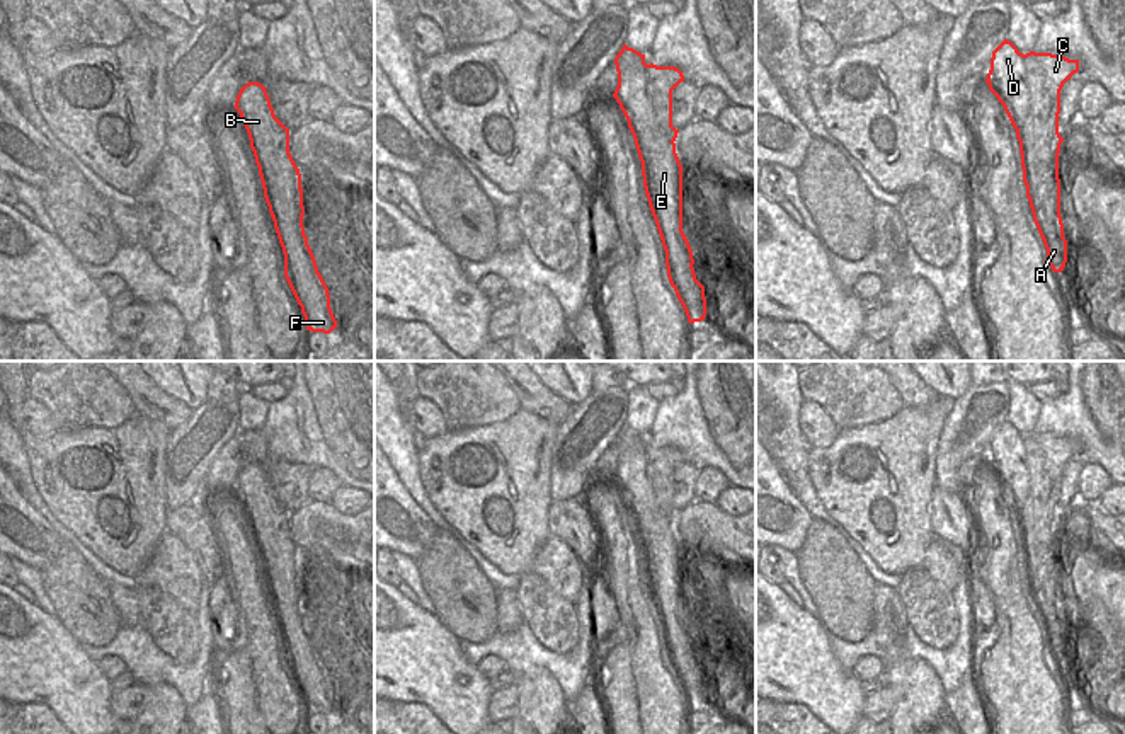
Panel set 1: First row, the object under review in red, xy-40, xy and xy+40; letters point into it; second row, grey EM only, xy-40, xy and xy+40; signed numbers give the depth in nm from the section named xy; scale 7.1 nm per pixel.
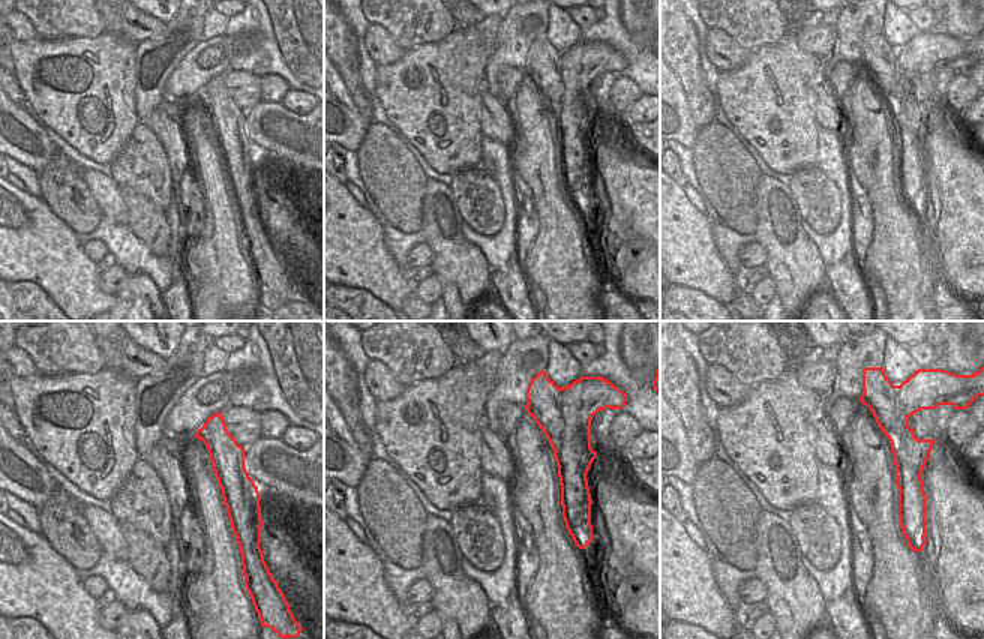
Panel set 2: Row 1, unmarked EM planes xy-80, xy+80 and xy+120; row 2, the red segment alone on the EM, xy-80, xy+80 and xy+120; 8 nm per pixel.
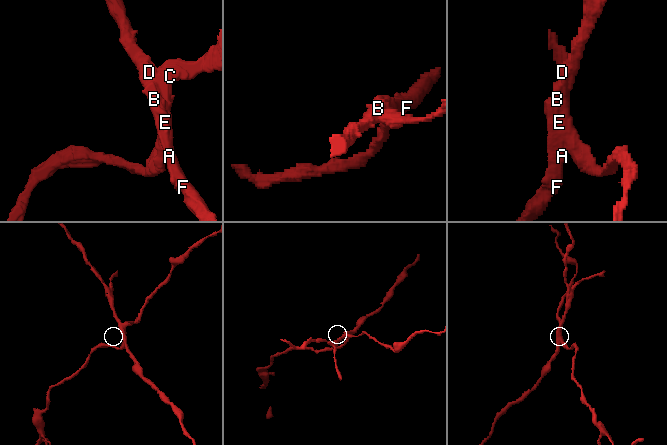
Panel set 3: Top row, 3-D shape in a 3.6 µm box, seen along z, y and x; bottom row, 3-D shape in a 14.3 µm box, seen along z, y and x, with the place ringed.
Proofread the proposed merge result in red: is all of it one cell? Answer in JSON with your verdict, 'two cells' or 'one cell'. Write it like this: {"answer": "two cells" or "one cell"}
{"answer": "two cells"}

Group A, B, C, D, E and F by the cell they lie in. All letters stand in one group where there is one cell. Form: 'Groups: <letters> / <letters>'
Groups: A B D E F / C.

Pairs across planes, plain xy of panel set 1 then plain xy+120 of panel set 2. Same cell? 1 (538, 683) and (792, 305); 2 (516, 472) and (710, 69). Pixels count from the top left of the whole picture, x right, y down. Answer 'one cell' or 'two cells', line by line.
1: one cell
2: two cells

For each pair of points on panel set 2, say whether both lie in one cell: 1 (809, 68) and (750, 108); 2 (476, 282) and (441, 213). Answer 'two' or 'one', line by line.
1: one
2: one

